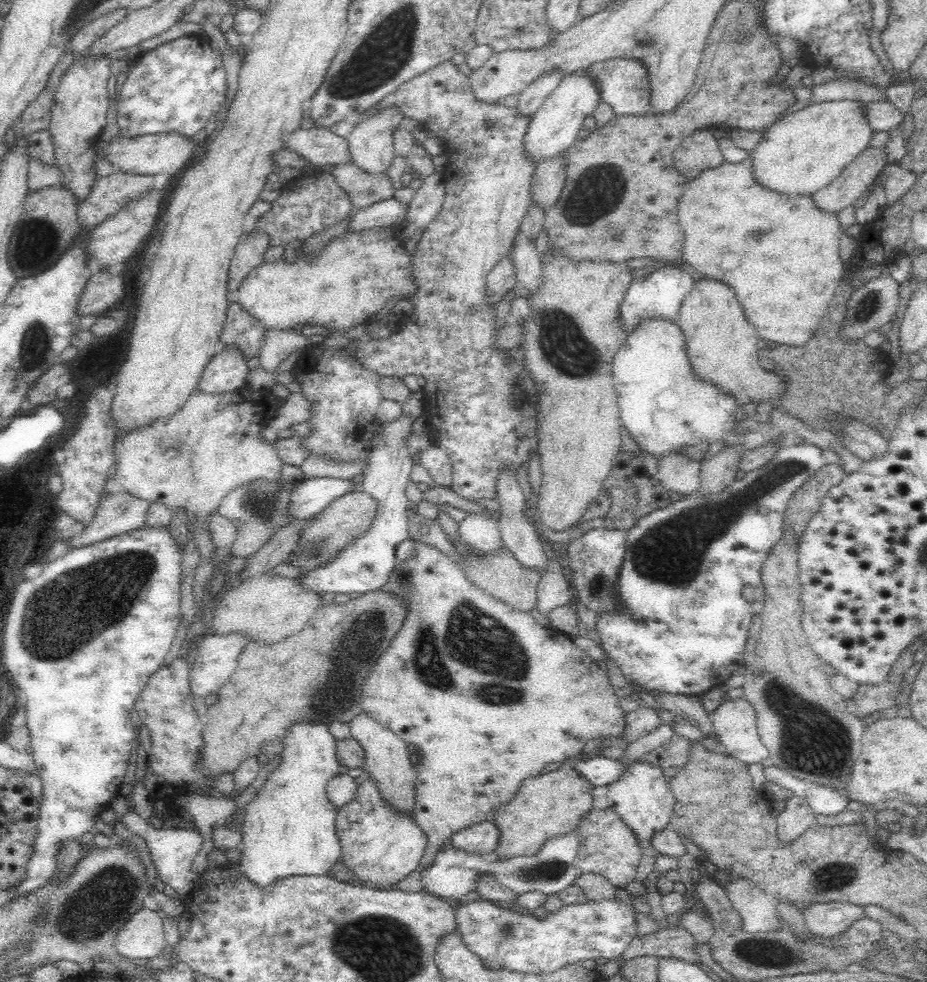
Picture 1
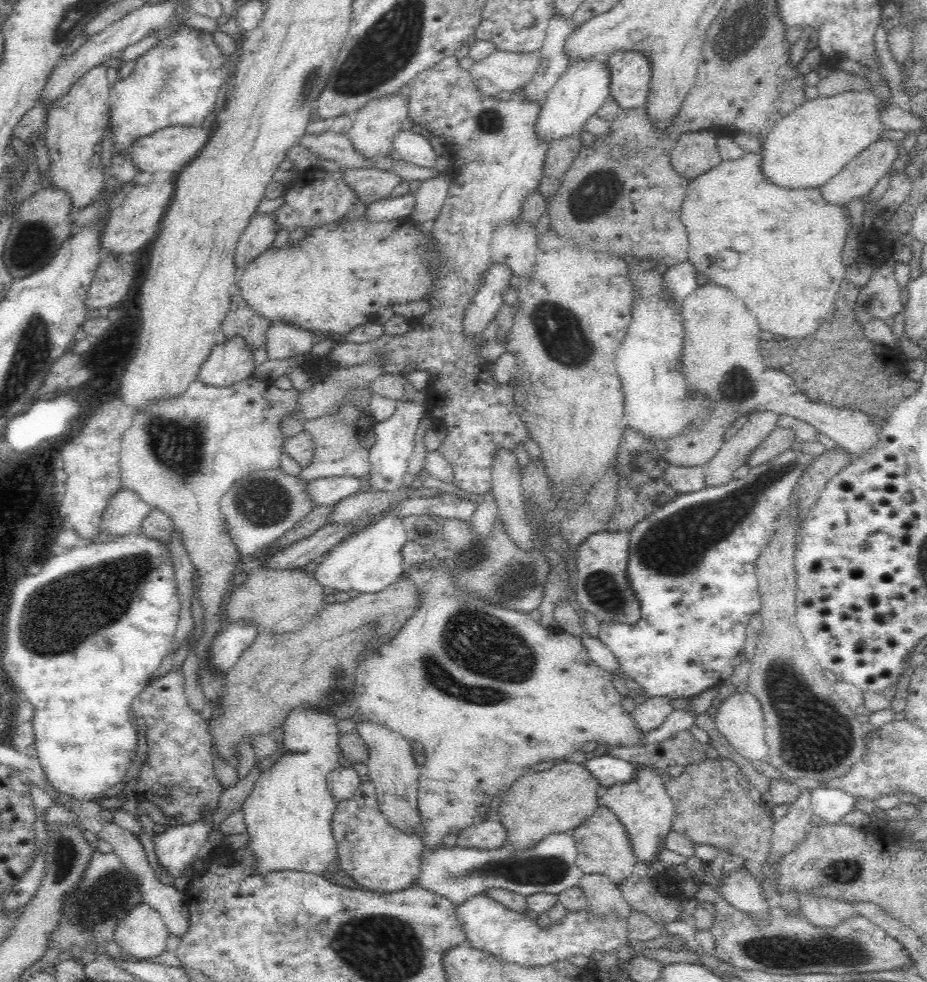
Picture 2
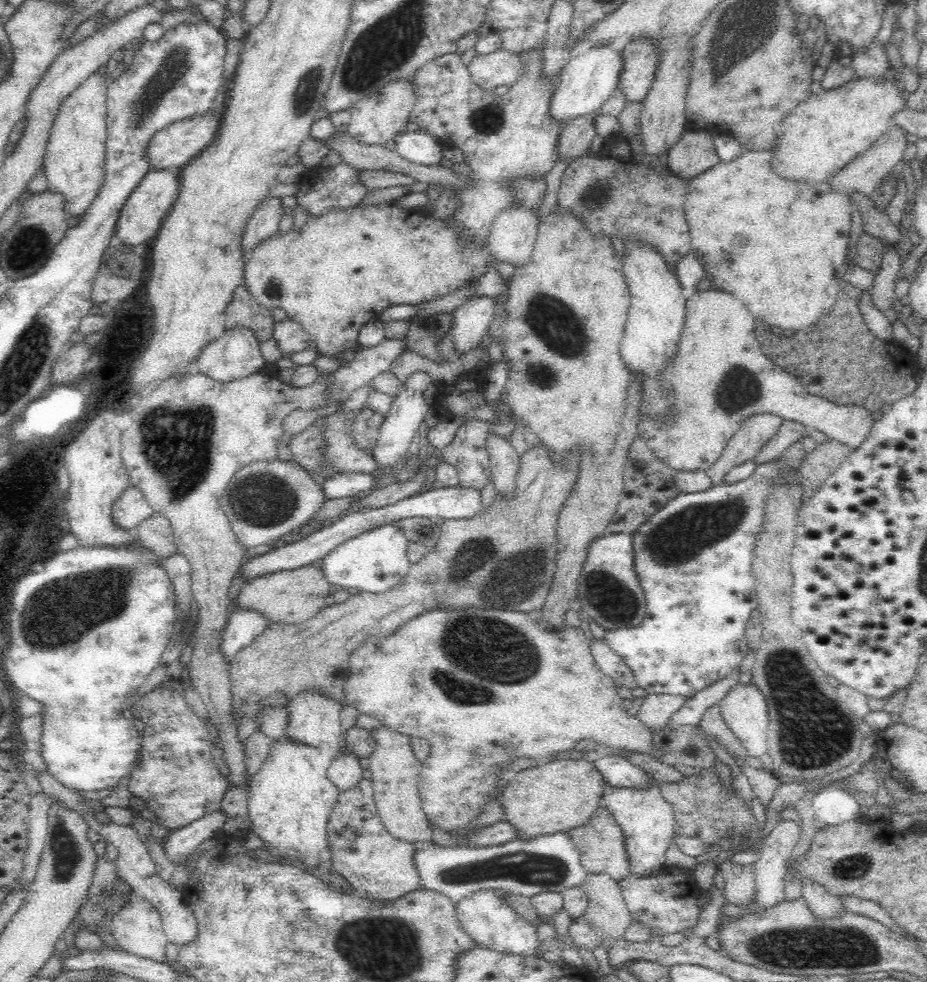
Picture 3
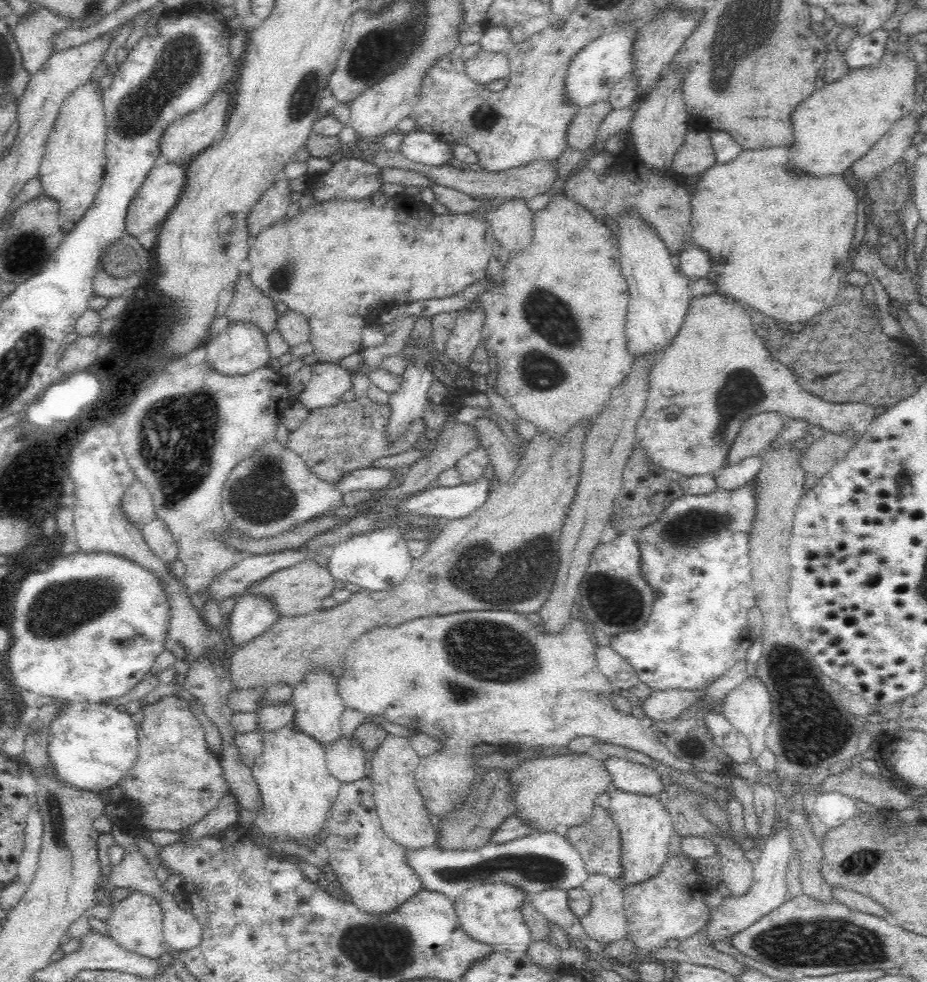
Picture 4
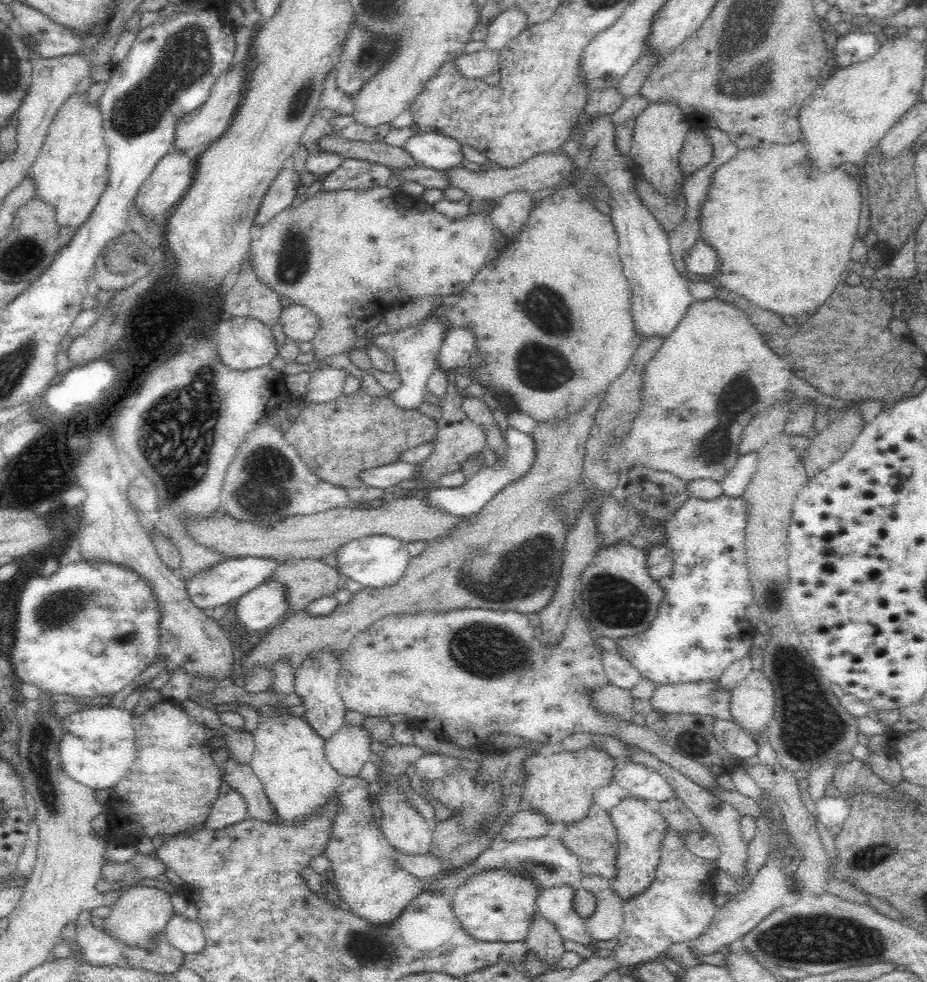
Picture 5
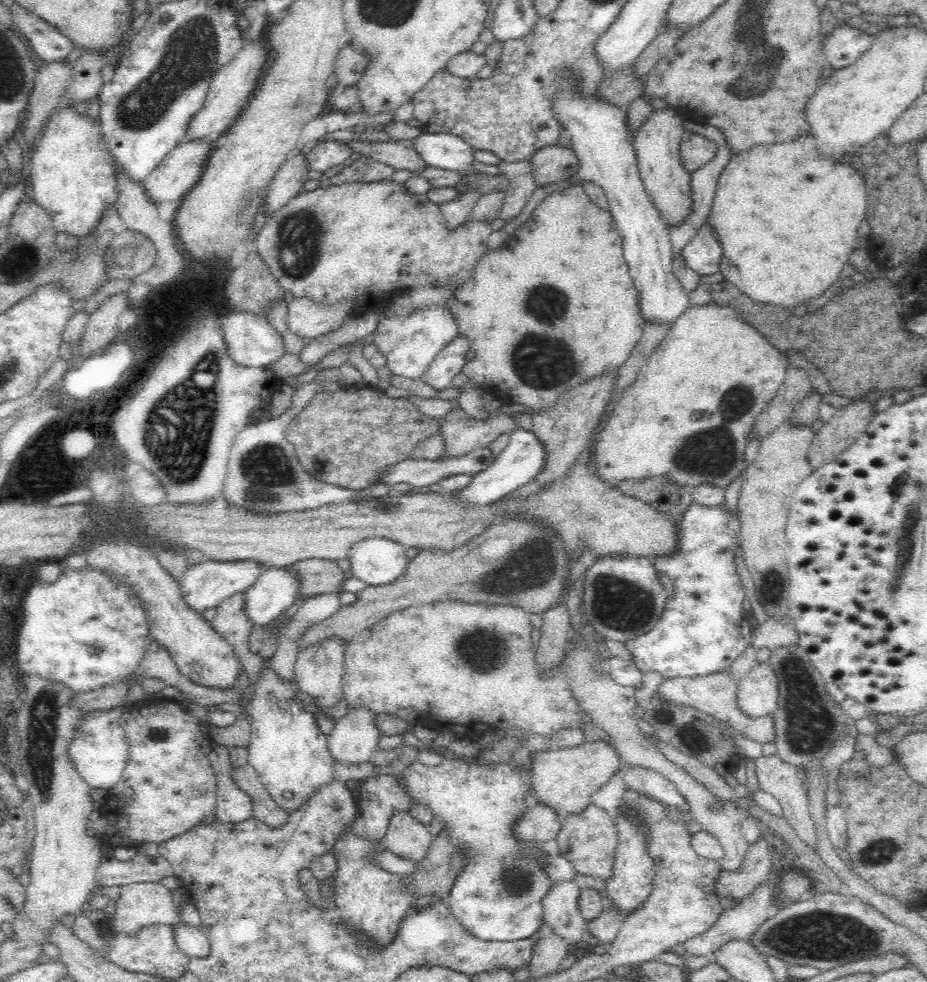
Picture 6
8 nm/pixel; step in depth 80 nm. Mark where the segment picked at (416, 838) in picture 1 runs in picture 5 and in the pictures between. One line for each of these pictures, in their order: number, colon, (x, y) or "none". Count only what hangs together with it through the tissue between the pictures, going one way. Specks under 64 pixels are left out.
2: (380, 858)
3: (379, 866)
4: (372, 868)
5: (360, 855)

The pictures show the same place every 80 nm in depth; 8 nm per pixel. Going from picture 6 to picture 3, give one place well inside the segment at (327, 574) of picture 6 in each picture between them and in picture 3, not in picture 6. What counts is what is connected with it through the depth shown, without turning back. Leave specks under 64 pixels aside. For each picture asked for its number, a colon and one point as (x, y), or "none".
3: (290, 596)
4: (300, 589)
5: (306, 580)

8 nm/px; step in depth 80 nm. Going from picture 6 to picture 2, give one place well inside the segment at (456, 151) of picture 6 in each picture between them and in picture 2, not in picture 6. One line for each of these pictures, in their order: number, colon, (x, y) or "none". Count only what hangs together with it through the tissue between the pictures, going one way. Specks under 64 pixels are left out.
2: (413, 148)
3: (420, 147)
4: (418, 146)
5: (432, 150)

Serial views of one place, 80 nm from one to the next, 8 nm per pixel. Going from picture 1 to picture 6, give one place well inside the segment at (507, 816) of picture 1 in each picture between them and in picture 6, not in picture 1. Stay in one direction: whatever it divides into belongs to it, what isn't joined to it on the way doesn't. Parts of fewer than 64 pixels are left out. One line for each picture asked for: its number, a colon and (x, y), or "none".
2: (540, 803)
3: (560, 795)
4: (559, 791)
5: (561, 785)
6: (565, 779)

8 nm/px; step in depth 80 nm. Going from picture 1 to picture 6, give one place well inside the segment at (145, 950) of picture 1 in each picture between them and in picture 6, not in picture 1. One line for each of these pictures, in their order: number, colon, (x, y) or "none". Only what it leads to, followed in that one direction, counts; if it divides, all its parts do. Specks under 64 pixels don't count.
2: (142, 932)
3: (137, 928)
4: (136, 923)
5: (140, 912)
6: (140, 904)

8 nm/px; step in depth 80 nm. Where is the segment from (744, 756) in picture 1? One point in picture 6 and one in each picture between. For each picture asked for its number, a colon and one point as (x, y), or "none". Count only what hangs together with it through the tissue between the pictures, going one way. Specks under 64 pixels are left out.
2: (740, 719)
3: (744, 710)
4: (748, 708)
5: (752, 703)
6: (757, 695)

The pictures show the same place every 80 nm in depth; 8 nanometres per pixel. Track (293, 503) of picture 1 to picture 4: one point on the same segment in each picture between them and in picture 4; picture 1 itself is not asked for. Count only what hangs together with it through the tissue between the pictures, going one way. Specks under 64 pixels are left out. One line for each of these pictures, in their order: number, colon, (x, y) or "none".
2: (329, 490)
3: (343, 484)
4: (370, 478)

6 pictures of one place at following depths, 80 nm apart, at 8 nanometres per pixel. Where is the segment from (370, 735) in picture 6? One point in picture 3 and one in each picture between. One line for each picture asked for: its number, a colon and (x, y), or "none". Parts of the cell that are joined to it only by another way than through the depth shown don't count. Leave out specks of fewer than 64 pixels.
3: (344, 772)
4: (345, 760)
5: (348, 749)

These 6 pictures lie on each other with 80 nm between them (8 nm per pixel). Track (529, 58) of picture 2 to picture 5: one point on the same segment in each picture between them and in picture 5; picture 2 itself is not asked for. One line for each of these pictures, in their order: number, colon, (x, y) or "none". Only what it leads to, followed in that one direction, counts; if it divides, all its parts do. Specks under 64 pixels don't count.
3: (499, 68)
4: (484, 67)
5: (478, 65)

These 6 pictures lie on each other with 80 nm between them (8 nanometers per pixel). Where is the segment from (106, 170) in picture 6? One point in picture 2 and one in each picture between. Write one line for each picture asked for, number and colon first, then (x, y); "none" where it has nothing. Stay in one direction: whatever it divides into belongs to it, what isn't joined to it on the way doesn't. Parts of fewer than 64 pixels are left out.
2: (77, 123)
3: (74, 162)
4: (72, 170)
5: (71, 172)

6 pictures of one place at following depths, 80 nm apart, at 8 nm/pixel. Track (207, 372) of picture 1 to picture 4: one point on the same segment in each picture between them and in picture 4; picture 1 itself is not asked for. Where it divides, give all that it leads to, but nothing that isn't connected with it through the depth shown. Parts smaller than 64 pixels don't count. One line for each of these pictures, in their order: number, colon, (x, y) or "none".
2: (228, 363)
3: (236, 354)
4: (241, 348)

